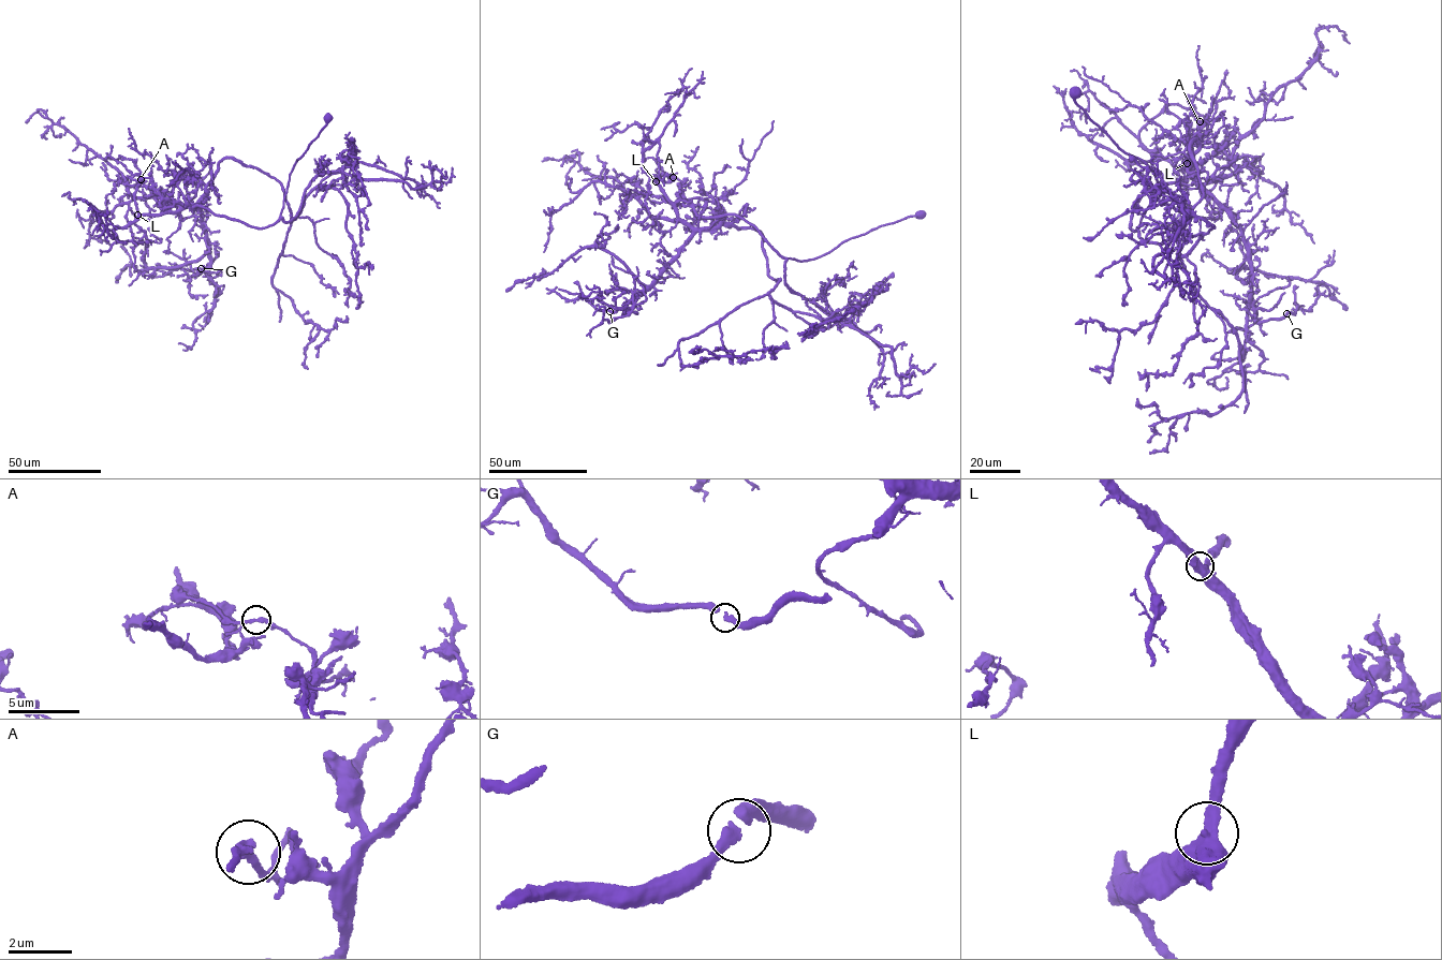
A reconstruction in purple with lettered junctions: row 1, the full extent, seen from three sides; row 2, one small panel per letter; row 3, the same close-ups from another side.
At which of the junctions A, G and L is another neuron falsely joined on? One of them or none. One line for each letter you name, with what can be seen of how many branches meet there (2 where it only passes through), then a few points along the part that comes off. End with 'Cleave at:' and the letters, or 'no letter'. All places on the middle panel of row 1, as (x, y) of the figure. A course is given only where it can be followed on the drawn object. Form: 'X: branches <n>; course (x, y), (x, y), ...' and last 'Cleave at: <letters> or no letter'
A: branches 2; course (673, 176), (696, 215), (754, 225), (784, 259), (784, 283), (891, 346), (897, 374), (936, 364)
Cleave at: A

